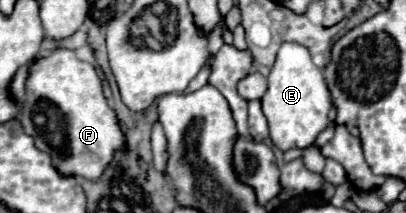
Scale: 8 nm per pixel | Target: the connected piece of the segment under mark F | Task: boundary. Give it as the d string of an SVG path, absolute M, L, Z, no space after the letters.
M56 48L48 58L32 64L18 120L24 132L34 138L34 146L52 158L60 176L80 176L96 182L126 142L118 116L102 94L102 82L94 66L66 48Z

